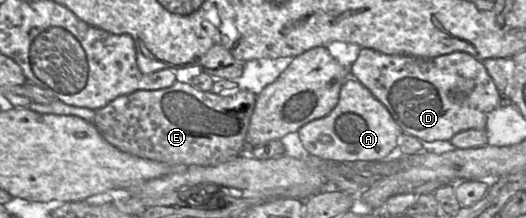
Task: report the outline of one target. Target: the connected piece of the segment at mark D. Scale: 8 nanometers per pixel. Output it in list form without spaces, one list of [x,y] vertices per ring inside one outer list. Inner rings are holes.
[[[361,48],[350,67],[350,76],[359,80],[387,108],[402,134],[418,138],[425,146],[446,146],[457,133],[468,129],[485,129],[489,113],[499,106],[501,92],[482,61],[456,51],[435,58],[389,55],[370,48]]]

